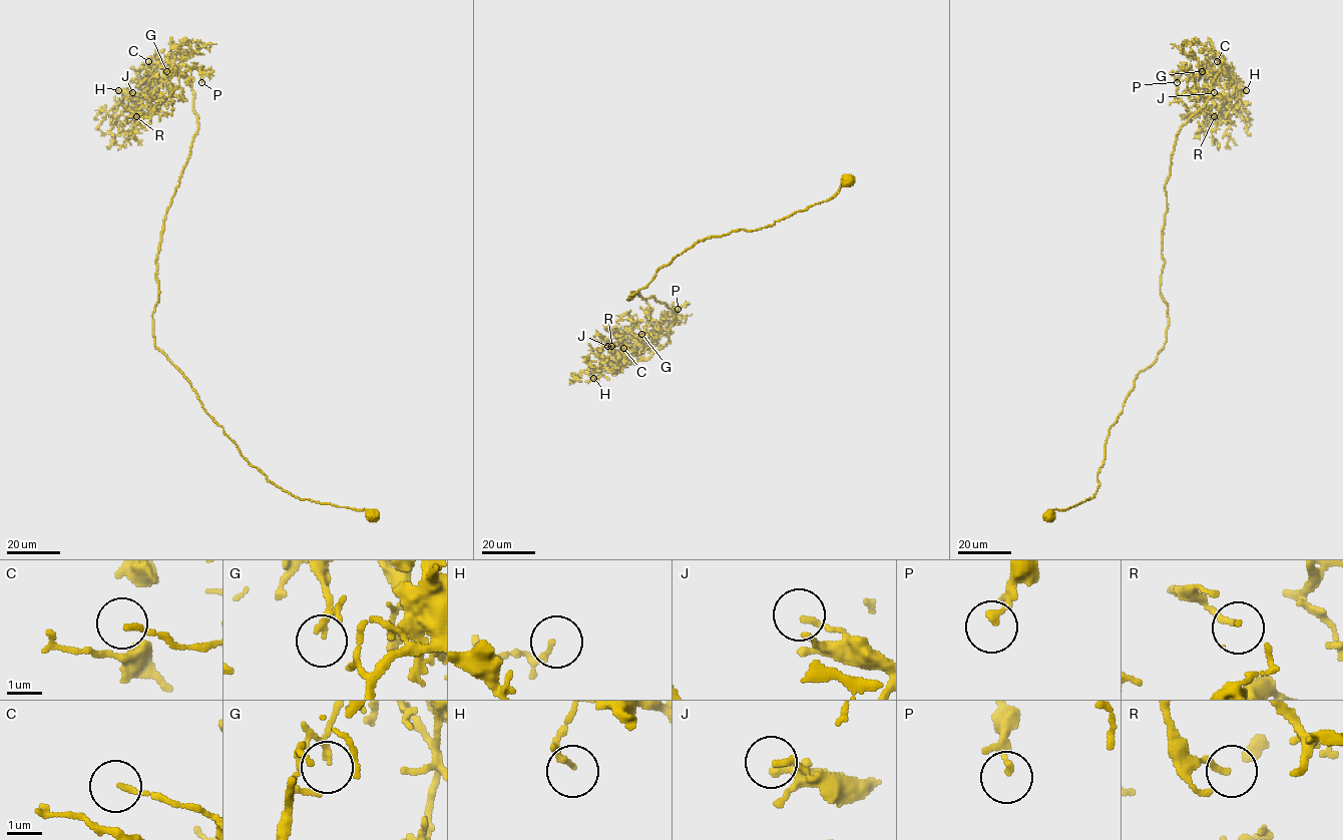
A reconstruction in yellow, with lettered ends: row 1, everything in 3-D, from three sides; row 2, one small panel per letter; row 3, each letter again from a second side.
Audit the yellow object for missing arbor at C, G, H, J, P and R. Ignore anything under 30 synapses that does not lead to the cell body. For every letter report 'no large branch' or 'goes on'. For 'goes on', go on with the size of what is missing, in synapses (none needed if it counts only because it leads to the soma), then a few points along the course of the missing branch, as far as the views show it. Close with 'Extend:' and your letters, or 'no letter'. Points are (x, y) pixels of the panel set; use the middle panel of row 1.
C: no large branch
G: no large branch
H: no large branch
J: no large branch
P: no large branch
R: no large branch
Extend: no letter

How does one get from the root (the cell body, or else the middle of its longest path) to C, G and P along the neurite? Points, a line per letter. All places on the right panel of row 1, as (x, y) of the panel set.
C: (1047, 515), (1095, 494), (1108, 428), (1164, 346), (1165, 182), (1180, 128), (1214, 78), (1229, 78), (1217, 61)
G: (1047, 515), (1095, 494), (1108, 428), (1164, 346), (1165, 182), (1176, 137), (1219, 73), (1208, 62), (1202, 71)
P: (1047, 515), (1095, 494), (1108, 428), (1166, 340), (1165, 182), (1176, 137), (1219, 72), (1184, 64), (1177, 82)

